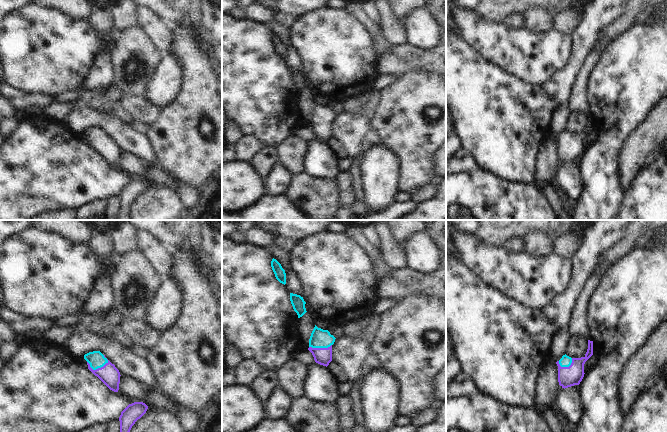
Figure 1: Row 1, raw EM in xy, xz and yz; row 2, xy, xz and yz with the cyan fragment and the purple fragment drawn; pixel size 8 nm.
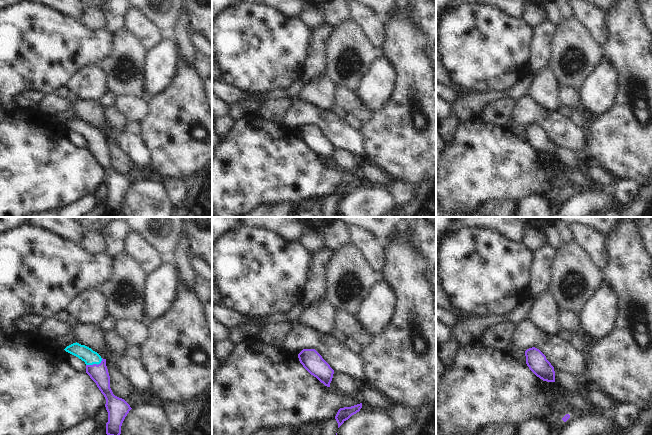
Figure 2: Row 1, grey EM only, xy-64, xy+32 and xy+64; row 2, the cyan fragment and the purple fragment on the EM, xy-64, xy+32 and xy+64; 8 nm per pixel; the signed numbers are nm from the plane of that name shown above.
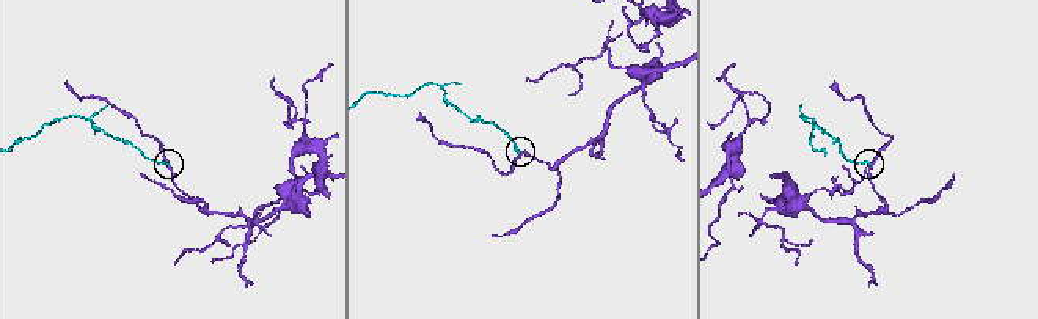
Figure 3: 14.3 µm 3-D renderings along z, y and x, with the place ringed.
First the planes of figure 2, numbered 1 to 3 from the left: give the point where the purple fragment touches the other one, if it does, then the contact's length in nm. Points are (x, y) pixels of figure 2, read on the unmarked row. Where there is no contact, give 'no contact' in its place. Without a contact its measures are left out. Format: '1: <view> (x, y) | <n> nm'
1: xy-64 (95, 139) | 150 nm
2: no contact
3: no contact

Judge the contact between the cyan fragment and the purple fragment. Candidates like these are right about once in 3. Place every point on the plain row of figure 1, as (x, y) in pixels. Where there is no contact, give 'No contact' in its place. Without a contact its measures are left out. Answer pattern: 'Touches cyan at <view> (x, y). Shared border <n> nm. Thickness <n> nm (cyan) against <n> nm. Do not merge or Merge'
Touches cyan at xy (96, 144). Shared border 180 nm. Thickness 140 nm (cyan) against 160 nm. Merge.

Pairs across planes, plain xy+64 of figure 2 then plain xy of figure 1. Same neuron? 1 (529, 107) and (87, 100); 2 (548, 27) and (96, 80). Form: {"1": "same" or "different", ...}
{"1": "different", "2": "same"}

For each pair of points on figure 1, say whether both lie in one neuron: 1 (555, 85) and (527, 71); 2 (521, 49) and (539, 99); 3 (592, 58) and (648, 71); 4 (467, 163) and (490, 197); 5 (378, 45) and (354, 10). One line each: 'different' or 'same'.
1: different
2: different
3: different
4: different
5: same

